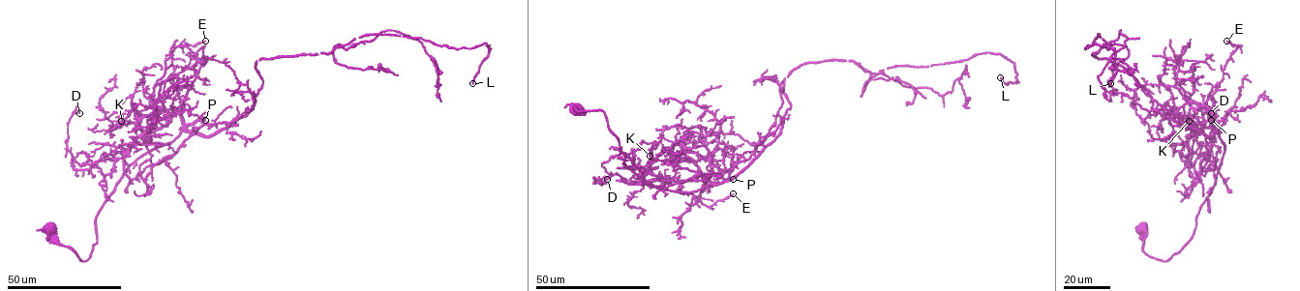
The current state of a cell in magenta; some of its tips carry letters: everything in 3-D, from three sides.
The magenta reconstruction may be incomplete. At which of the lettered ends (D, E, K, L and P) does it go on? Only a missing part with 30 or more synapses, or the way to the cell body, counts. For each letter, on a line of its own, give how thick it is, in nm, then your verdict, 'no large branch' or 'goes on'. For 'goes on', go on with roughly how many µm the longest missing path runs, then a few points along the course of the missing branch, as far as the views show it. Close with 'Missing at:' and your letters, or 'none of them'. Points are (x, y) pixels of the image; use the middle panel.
D: 130 nm | no large branch
E: 200 nm | no large branch
K: 110 nm | no large branch
L: 240 nm | goes on | 40 µm | (1000, 77), (1000, 101), (1004, 116), (1010, 120)
P: 320 nm | goes on | 70 µm | (733, 179), (748, 175), (771, 160), (757, 189), (736, 198), (725, 193), (730, 188)
Missing at: L, P

